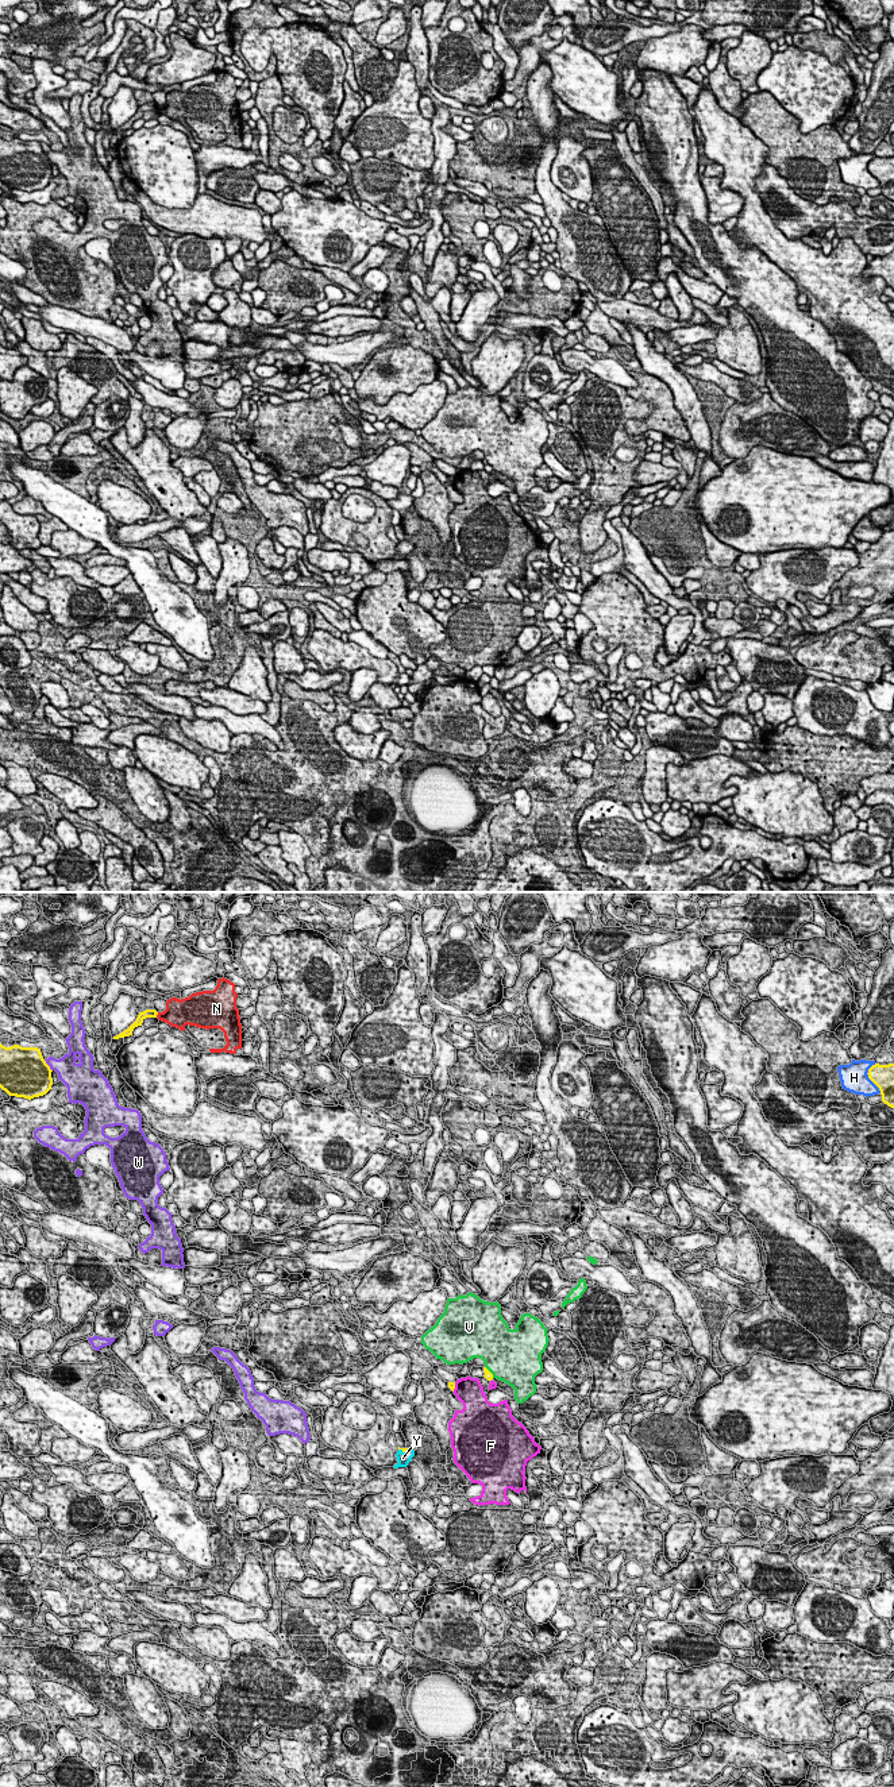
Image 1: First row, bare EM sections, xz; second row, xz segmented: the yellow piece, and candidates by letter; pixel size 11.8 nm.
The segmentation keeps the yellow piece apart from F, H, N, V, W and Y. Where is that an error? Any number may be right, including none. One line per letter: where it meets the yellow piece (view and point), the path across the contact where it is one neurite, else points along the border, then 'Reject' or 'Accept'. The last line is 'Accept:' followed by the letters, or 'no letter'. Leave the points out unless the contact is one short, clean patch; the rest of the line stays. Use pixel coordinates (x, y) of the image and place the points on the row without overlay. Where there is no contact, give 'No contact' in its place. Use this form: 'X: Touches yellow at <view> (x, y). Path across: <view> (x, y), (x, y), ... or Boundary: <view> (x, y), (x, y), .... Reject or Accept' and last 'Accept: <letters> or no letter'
F: Touches yellow at xz (454, 479). Reject
H: Touches yellow at xz (869, 170). Reject
N: Touches yellow at xz (157, 107). Boundary: xz (158, 105), (155, 108). Reject
V: Touches yellow at xz (489, 464). Reject
W: Touches yellow at xz (47, 158). Reject
Y: Touches yellow at xz (404, 544). Path across: xz (404, 543), (404, 544), (403, 551). Accept
Accept: Y

